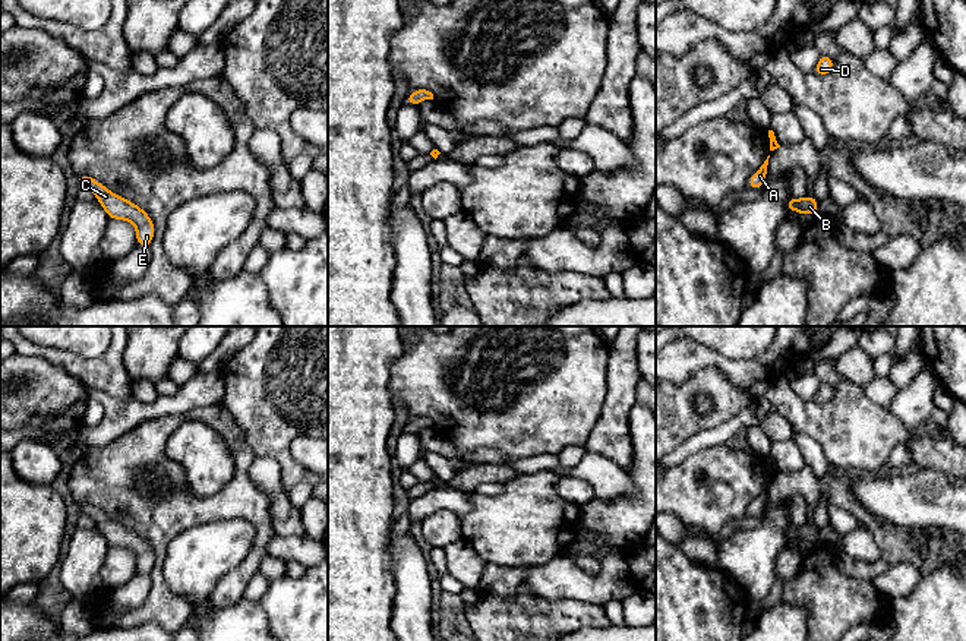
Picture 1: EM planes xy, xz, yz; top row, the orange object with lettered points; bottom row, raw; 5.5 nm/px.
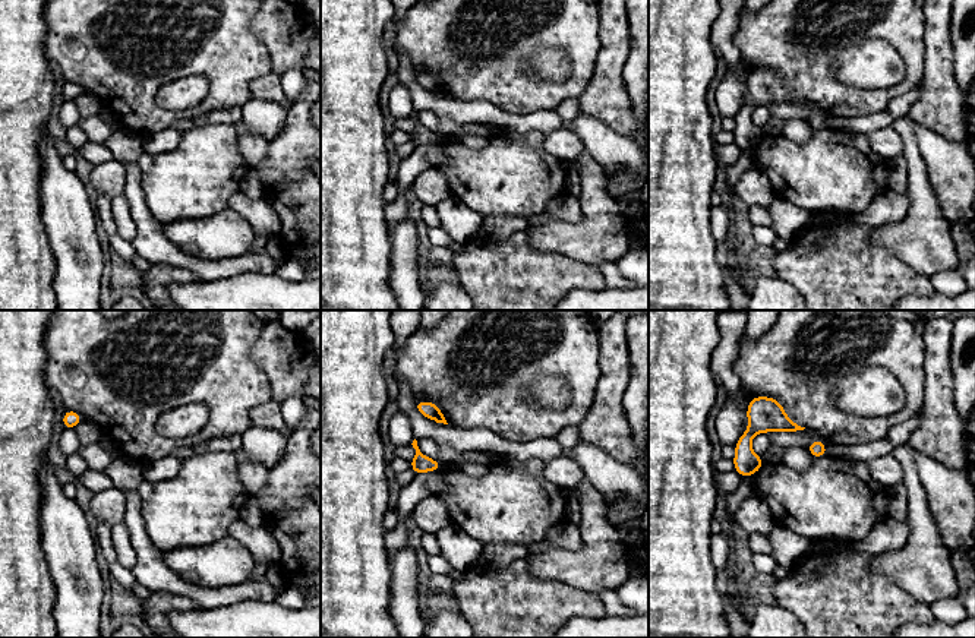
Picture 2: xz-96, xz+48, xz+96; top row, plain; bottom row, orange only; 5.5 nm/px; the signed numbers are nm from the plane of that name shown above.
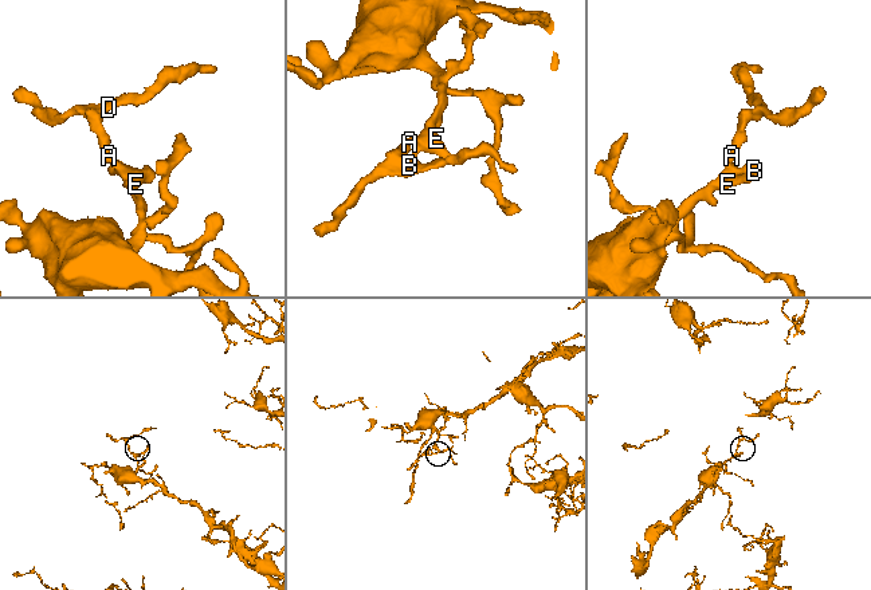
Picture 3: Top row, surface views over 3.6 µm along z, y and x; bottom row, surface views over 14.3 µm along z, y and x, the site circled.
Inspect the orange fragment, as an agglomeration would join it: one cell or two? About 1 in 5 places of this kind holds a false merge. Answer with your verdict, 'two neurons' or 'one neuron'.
one neuron

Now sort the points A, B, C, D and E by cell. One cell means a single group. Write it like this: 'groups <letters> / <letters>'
groups A B C D E

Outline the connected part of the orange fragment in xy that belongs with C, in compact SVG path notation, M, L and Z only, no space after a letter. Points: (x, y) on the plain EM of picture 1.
M92 505L79 506L80 512L89 515L101 531L110 547L124 547L136 556L136 571L149 575L155 563L155 553L151 544L136 531L113 521L102 511Z

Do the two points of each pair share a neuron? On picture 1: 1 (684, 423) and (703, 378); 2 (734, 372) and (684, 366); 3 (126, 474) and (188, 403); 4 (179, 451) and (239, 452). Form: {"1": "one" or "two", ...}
{"1": "one", "2": "one", "3": "two", "4": "two"}

